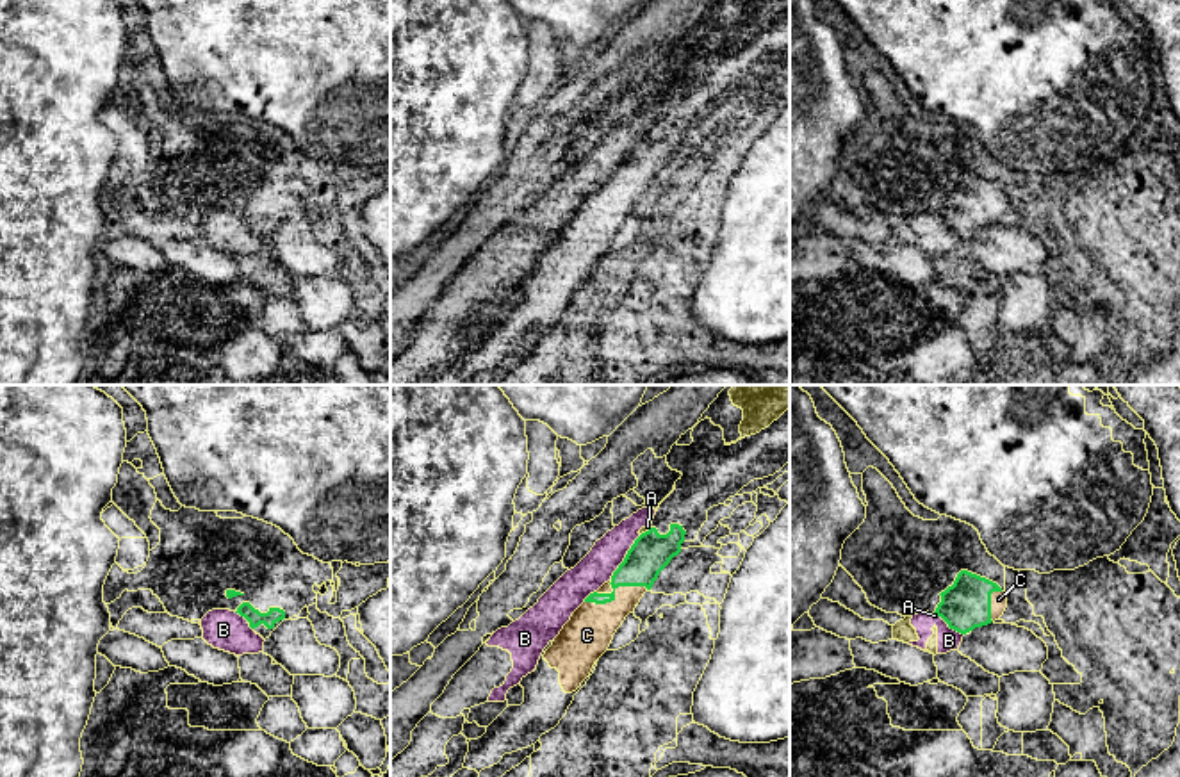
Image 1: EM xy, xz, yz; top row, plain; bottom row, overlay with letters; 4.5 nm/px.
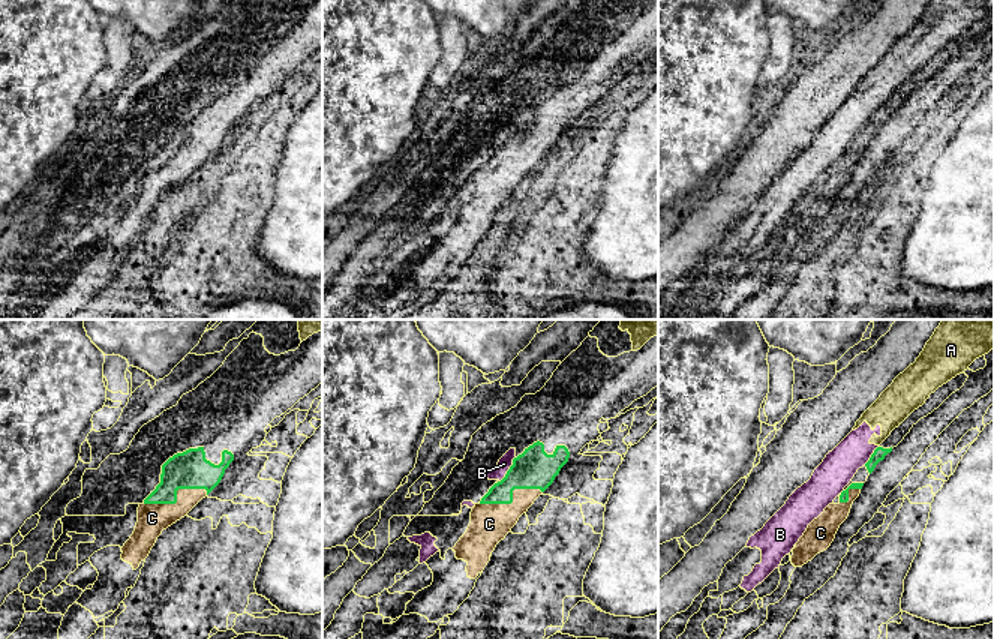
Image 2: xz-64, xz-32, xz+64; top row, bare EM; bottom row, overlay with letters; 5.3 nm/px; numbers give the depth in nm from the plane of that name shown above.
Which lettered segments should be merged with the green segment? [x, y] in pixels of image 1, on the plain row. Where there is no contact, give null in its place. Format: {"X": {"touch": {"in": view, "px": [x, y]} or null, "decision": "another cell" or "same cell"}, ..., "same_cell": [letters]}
{"A": {"touch": {"in": "xz", "px": [646, 132]}, "decision": "another cell"}, "B": {"touch": {"in": "xz", "px": [626, 157]}, "decision": "another cell"}, "C": {"touch": {"in": "xz", "px": [614, 193]}, "decision": "same cell"}, "same_cell": ["C"]}

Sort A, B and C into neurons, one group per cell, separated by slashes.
A B / C

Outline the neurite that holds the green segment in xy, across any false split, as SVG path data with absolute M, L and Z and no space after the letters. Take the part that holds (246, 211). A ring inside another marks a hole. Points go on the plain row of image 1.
M242 203L235 214L244 217L251 230L258 228L260 225L264 225L267 230L273 230L276 223L285 219L285 212L280 209L269 209L267 214L260 214L250 203Z

